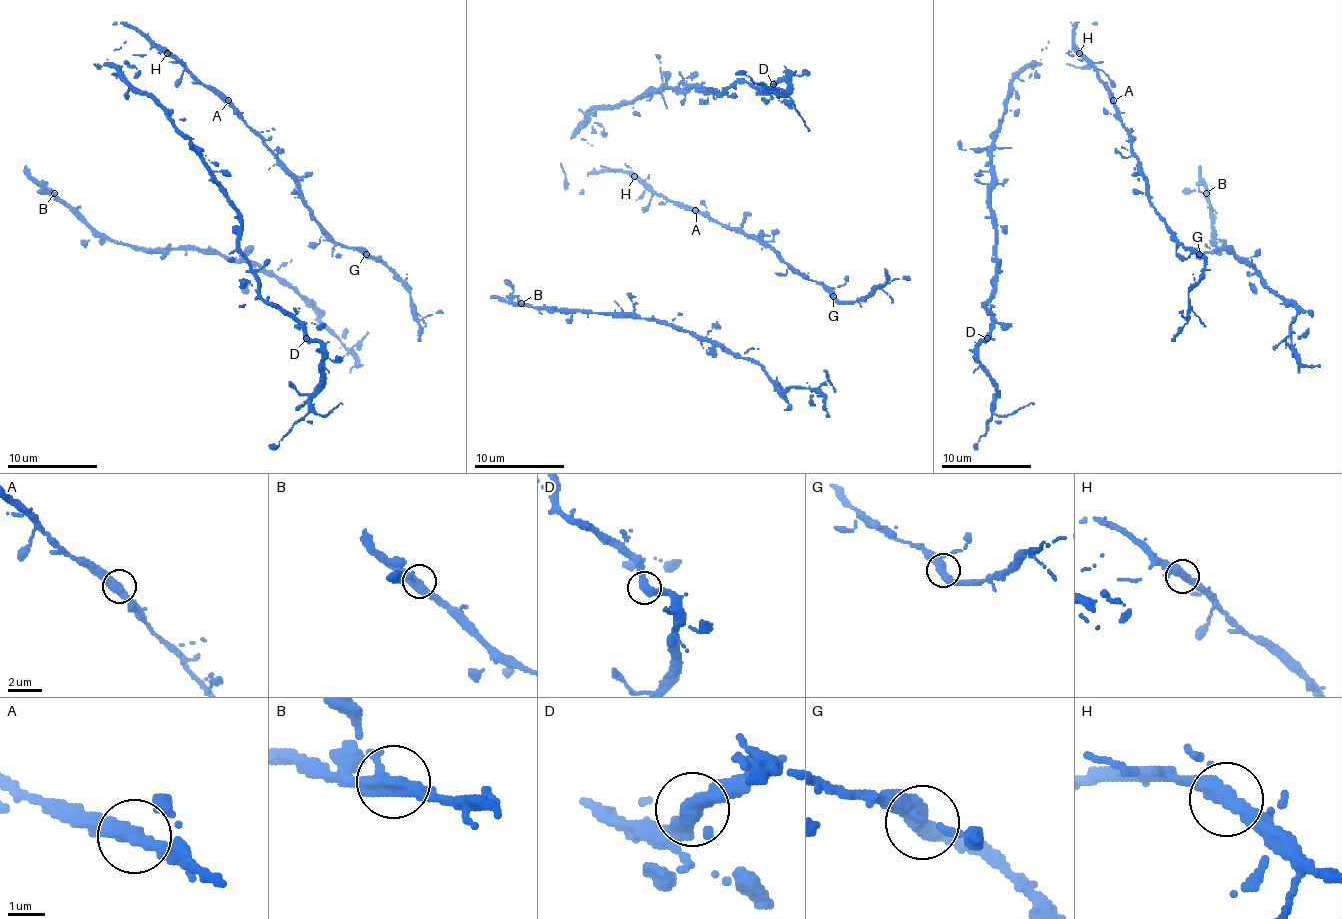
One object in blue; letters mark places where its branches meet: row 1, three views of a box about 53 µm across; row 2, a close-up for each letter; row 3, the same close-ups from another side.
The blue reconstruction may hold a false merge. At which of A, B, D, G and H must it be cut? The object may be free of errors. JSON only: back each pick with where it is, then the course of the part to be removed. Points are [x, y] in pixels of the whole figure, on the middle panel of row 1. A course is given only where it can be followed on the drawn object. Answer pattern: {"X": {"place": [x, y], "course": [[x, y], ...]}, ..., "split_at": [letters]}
{"split_at": []}

